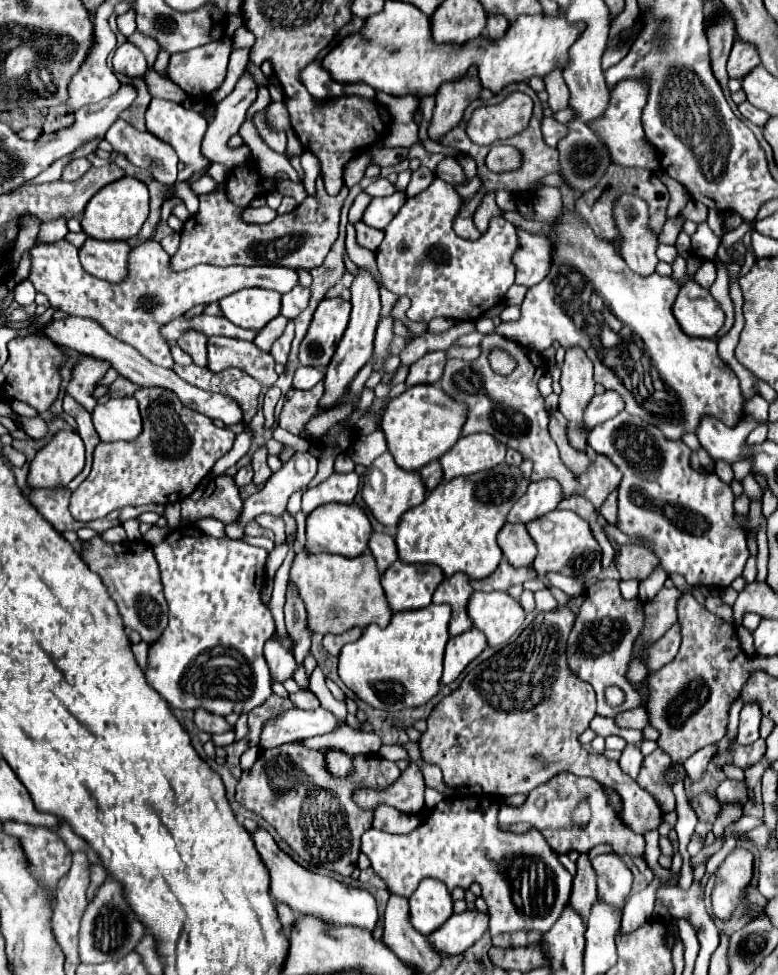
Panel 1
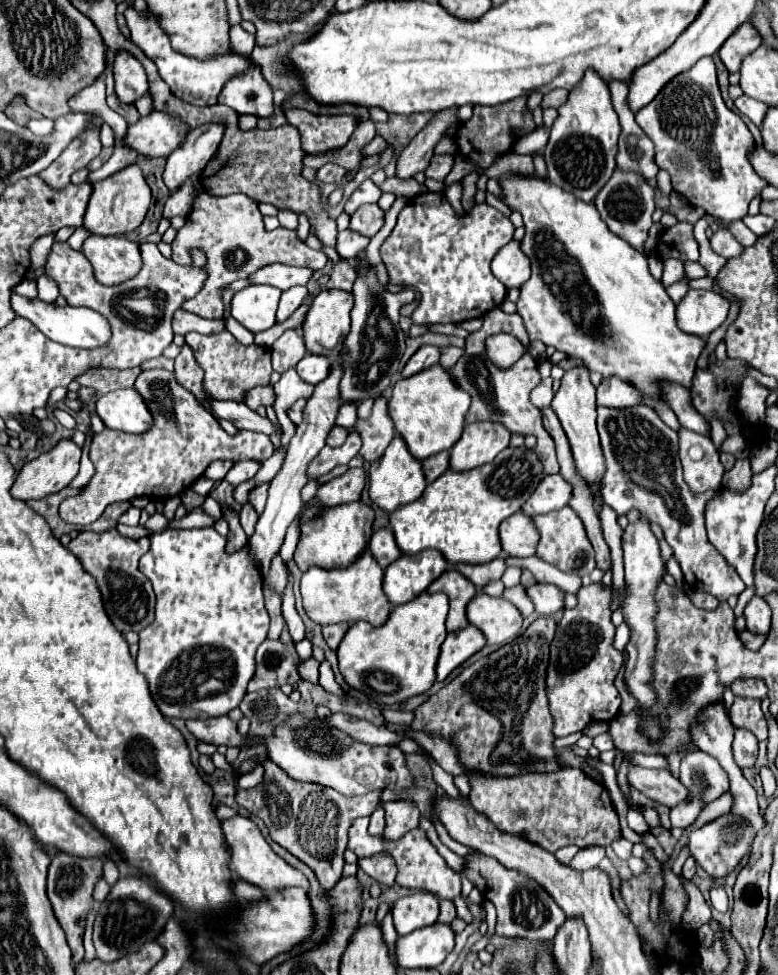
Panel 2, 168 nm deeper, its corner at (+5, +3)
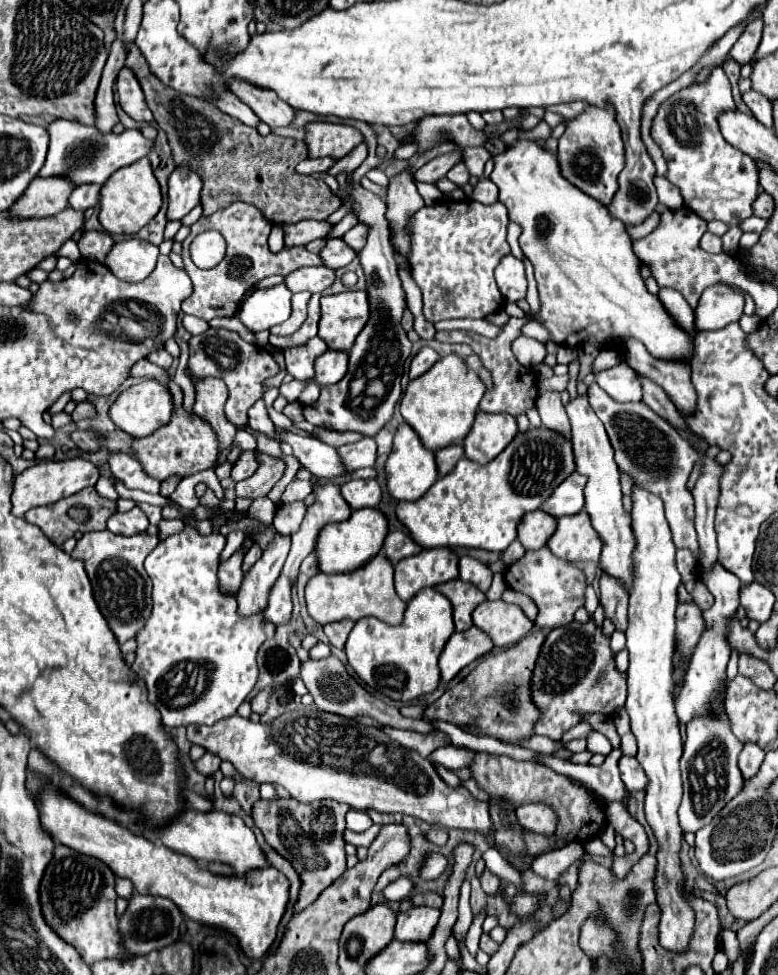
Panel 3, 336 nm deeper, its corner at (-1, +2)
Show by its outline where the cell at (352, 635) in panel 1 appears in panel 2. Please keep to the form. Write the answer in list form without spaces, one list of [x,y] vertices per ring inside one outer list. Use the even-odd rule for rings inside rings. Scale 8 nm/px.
[[[347,622],[323,626],[323,638],[325,638],[325,642],[329,644],[331,650],[337,650],[337,646],[339,646],[339,642],[343,640],[343,636],[347,634],[347,630],[349,630],[349,624],[347,624]]]

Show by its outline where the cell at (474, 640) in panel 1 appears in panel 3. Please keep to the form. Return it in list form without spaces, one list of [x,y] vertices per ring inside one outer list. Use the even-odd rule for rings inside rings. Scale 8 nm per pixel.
[[[471,627],[461,633],[453,633],[451,639],[445,643],[445,649],[439,657],[441,667],[441,681],[449,683],[465,665],[473,663],[475,659],[483,657],[493,649],[493,641],[487,633],[483,633],[479,627]]]

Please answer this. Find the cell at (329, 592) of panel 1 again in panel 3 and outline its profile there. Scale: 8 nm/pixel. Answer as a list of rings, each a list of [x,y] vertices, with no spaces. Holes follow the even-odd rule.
[[[383,551],[373,561],[369,561],[367,565],[363,565],[353,573],[317,573],[315,577],[309,579],[305,587],[305,601],[309,615],[321,625],[341,619],[357,621],[359,617],[367,617],[367,615],[373,615],[389,625],[399,625],[403,621],[403,613],[407,605],[395,593],[393,565],[383,555]]]

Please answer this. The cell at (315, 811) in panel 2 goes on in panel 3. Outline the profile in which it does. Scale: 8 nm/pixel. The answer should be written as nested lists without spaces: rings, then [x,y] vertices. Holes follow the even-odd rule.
[[[259,799],[253,805],[253,821],[261,829],[265,841],[287,861],[291,861],[293,869],[299,873],[301,889],[299,899],[293,905],[293,913],[297,915],[307,905],[311,905],[333,881],[337,881],[345,873],[345,813],[347,805],[335,801],[315,801],[315,803],[299,803],[295,799]]]

